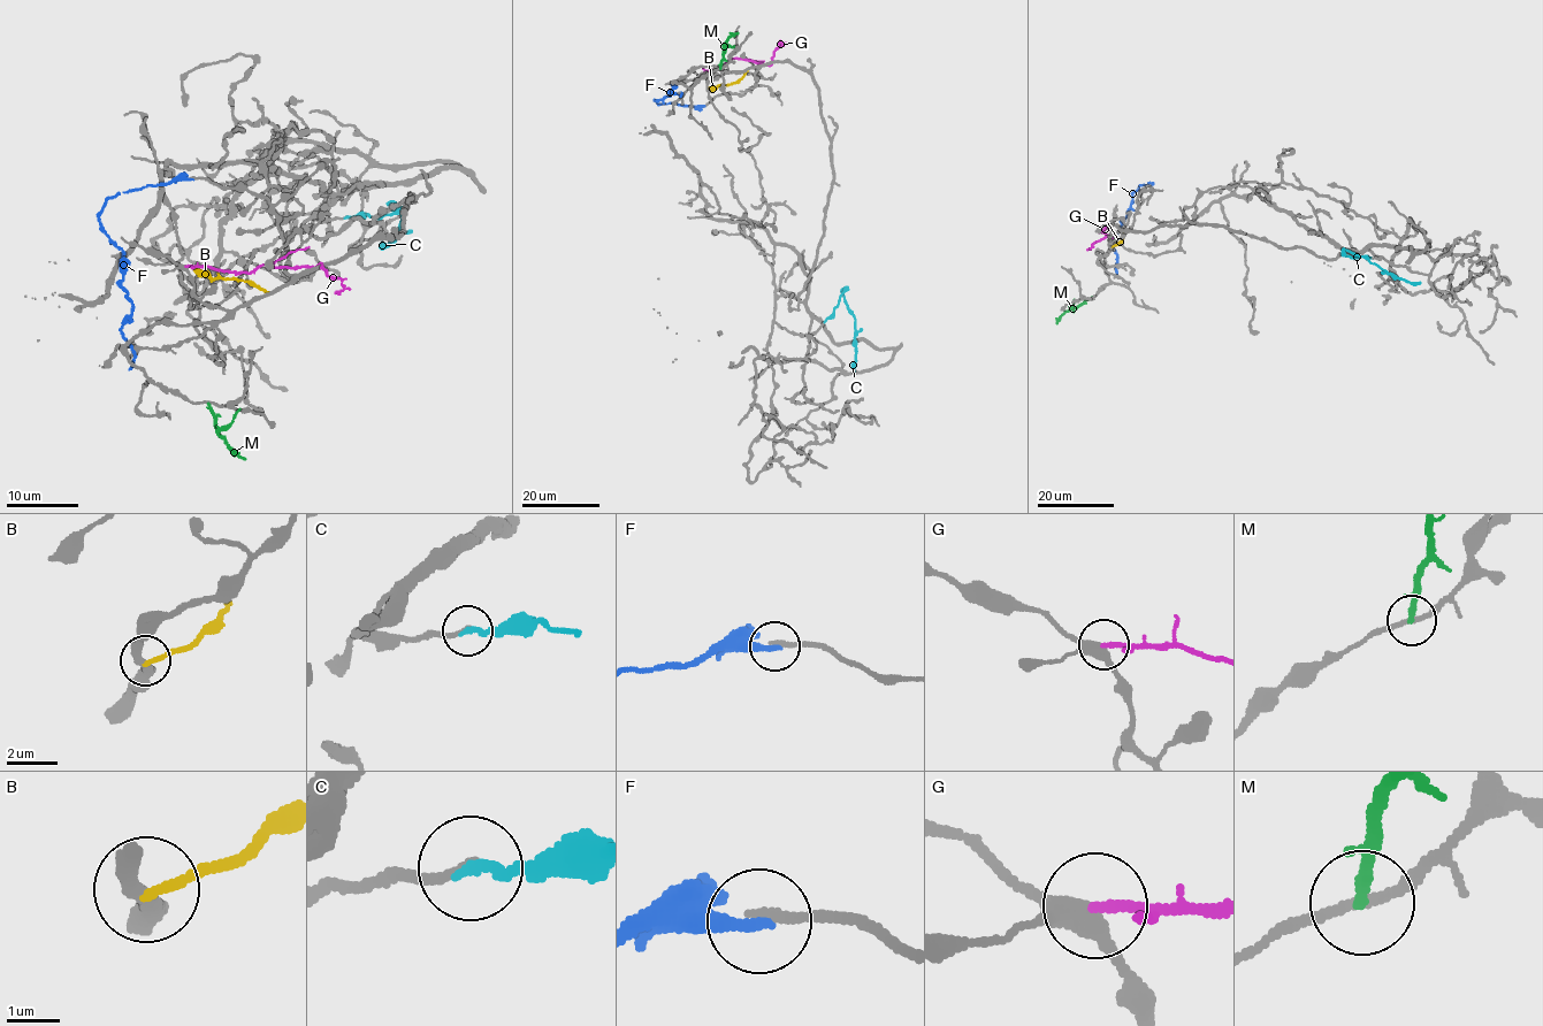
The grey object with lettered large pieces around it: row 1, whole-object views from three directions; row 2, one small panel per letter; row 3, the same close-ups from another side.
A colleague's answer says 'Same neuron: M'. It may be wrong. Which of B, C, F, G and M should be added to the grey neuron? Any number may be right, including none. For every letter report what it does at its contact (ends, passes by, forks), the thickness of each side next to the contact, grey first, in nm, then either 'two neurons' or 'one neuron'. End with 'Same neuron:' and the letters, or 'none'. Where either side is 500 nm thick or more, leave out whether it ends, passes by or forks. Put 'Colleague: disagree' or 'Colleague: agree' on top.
Colleague: disagree
B: it ends; calibres 320 and 190 nm; two neurons
C: it ends; calibres 150 and 190 nm; one neuron
F: it ends; calibres 190 and 280 nm; two neurons
G: it ends; calibres 340 and 190 nm; two neurons
M: it ends; calibres 180 and 240 nm; two neurons
Same neuron: C

